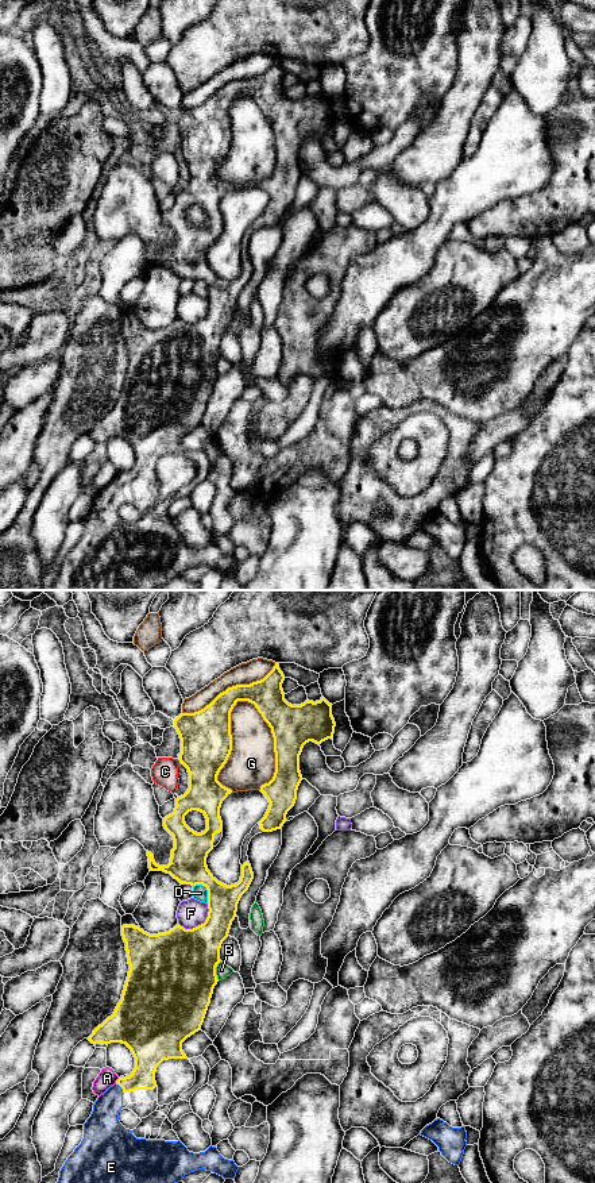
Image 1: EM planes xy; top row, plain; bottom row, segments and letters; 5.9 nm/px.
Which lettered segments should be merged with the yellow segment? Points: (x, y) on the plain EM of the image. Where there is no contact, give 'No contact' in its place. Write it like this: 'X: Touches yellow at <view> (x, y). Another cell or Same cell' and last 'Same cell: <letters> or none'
A: Touches yellow at xy (116, 476). Another cell
B: Touches yellow at xy (215, 365). Another cell
C: Touches yellow at xy (178, 154). Another cell
D: Touches yellow at xy (207, 284). Another cell
E: Touches yellow at xy (120, 481). Same cell
F: Touches yellow at xy (201, 319). Another cell
G: Touches yellow at xy (231, 138). Another cell
Same cell: E

